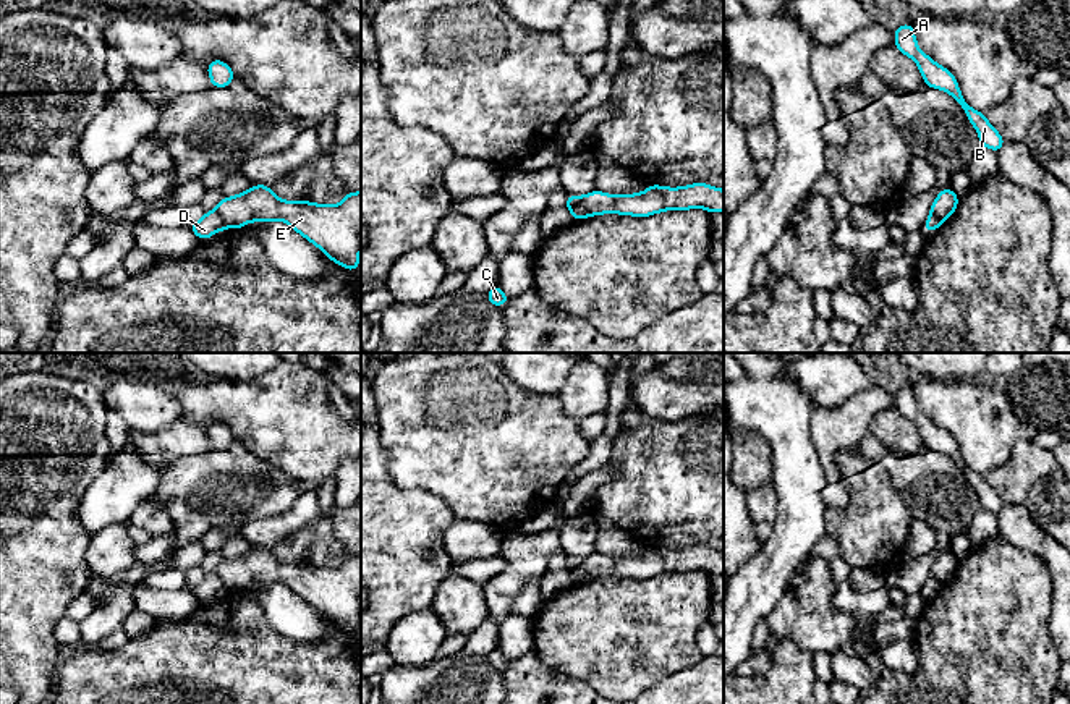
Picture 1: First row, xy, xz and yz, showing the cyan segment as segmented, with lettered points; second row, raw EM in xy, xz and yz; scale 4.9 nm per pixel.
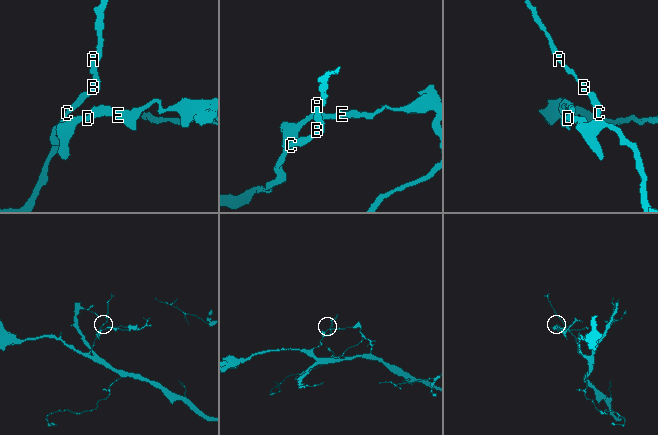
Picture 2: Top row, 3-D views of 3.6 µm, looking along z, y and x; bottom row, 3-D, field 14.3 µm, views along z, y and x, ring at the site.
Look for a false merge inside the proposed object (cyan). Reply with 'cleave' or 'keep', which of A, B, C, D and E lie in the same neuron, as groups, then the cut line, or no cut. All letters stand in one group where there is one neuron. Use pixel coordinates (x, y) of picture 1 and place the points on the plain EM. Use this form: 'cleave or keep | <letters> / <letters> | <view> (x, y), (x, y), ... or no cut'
cleave | A B C D / E | xz (583, 559), (570, 573)

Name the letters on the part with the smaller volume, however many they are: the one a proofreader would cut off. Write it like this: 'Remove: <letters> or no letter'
Remove: E

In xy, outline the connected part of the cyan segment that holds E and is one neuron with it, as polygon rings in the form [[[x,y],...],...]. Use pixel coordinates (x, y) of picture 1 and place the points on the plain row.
[[[256,547],[233,560],[222,560],[215,575],[230,591],[249,584],[282,583],[316,607],[338,628],[359,631],[361,553],[348,553],[337,568],[278,562],[270,549]]]

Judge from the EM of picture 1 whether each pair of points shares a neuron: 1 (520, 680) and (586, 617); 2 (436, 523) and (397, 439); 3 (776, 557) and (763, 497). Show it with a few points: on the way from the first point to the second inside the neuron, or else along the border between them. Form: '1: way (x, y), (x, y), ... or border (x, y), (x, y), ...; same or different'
1: border (533, 649), (547, 665), (575, 678); different
2: border (389, 470), (402, 489), (429, 491), (454, 512); different
3: border (776, 496), (774, 528), (761, 544); different

